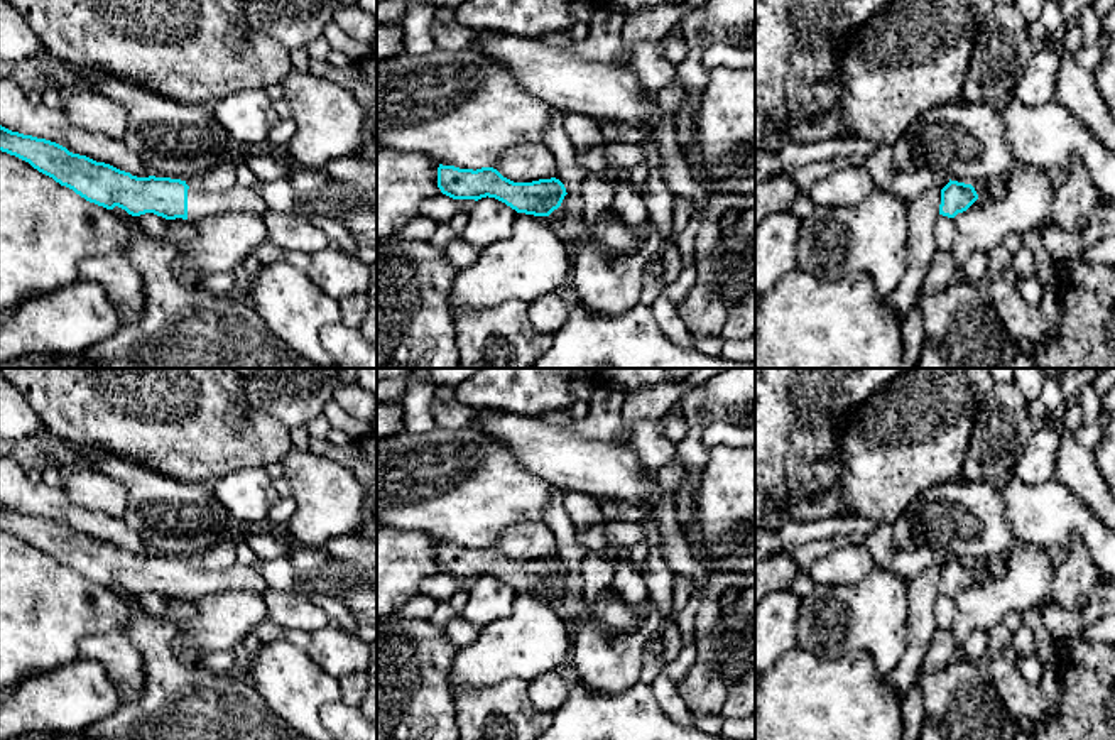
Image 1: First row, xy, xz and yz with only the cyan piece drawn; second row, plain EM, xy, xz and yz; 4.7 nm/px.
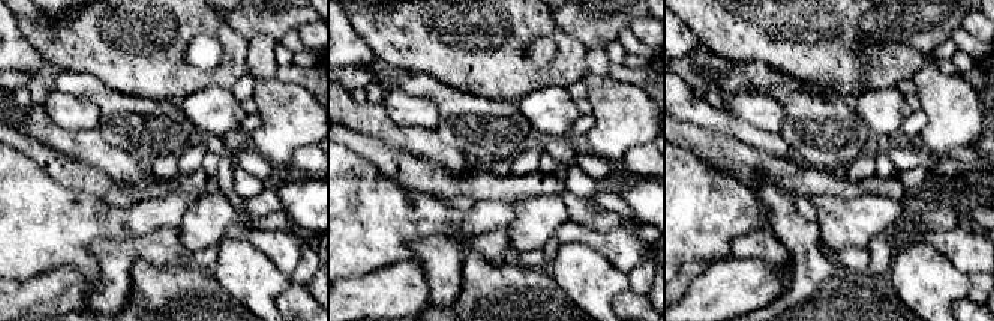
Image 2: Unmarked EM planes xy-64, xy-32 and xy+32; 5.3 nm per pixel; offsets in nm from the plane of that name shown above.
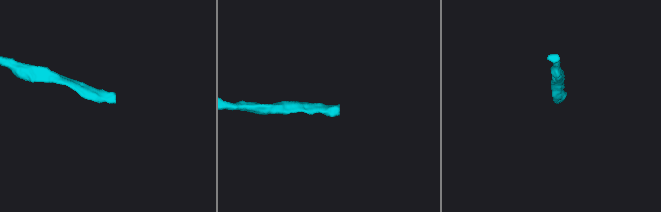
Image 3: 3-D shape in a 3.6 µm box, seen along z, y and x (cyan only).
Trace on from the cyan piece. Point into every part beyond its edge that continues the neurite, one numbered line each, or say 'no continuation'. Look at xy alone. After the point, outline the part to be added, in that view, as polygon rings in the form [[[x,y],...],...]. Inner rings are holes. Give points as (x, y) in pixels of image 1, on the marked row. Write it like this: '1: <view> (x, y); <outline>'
1: xy (201, 203); [[[235,184],[231,189],[218,193],[188,189],[188,220],[228,211],[250,211],[264,216],[267,209],[260,188],[242,188]]]

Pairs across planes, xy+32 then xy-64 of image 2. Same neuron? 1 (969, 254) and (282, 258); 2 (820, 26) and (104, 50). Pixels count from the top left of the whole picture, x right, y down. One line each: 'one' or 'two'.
1: one
2: one

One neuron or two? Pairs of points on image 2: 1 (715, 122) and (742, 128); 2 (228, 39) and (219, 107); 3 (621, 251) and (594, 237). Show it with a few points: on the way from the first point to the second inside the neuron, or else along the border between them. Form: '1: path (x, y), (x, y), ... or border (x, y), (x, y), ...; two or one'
1: path (721, 122), (736, 128); one
2: border (230, 87), (209, 84), (188, 96); two
3: path (615, 245), (600, 242); one

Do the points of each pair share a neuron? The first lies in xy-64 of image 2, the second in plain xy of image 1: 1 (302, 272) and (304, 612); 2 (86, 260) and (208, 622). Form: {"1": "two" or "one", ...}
{"1": "one", "2": "two"}

